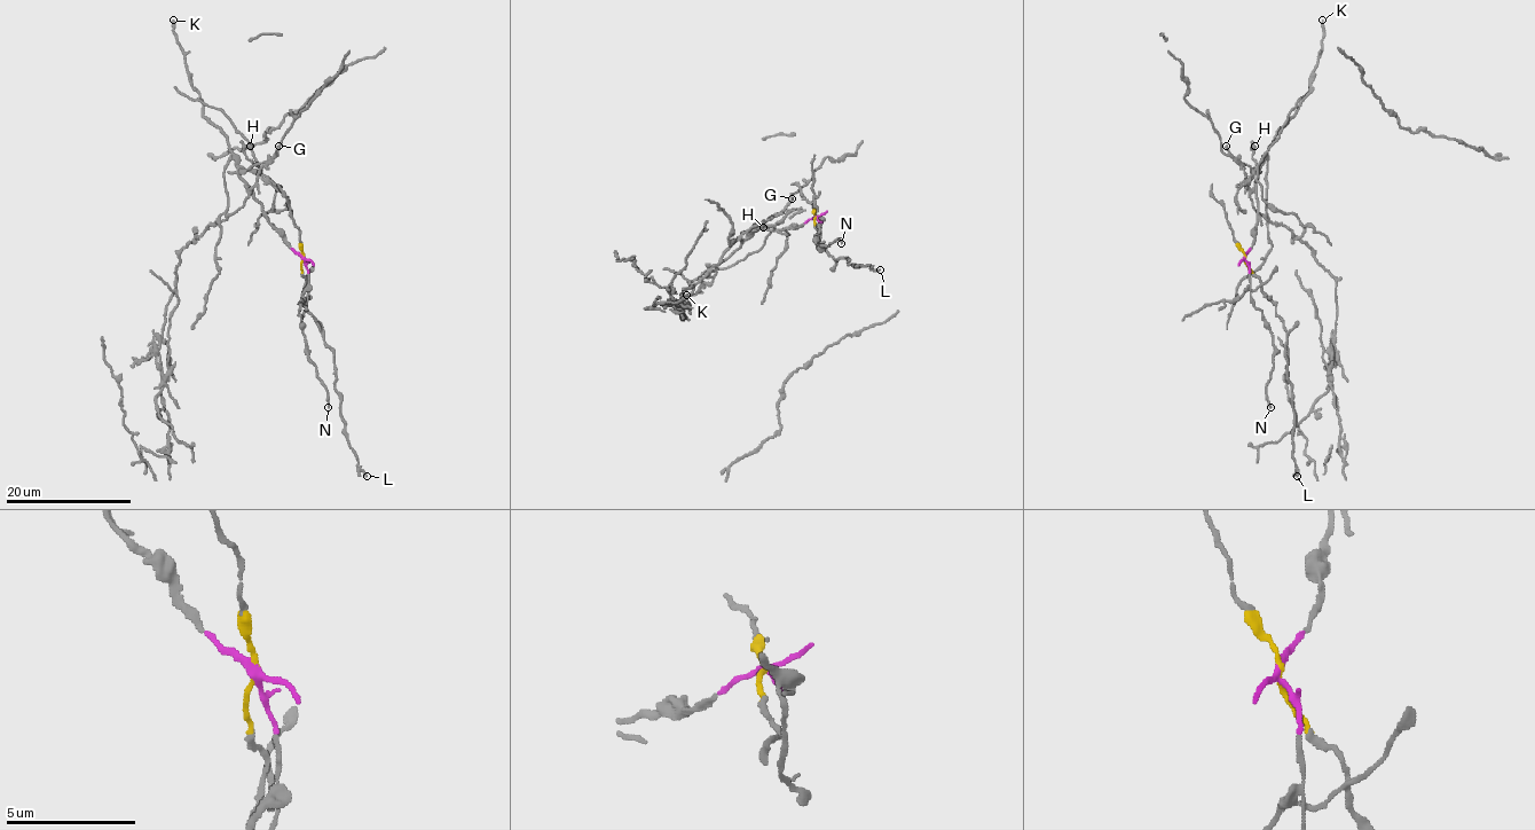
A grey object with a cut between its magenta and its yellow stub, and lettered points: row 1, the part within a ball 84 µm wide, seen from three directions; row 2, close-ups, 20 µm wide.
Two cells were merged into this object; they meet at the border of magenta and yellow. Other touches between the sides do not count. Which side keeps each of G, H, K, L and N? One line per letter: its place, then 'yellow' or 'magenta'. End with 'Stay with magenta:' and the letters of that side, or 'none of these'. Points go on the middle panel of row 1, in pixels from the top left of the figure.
G: (792, 198) | magenta
H: (763, 227) | magenta
K: (686, 295) | magenta
L: (880, 269) | yellow
N: (841, 243) | magenta
Stay with magenta: G, H, K, N

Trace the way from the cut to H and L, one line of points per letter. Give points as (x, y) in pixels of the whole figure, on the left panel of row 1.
H: (302, 258), (269, 221), (264, 206), (239, 177), (243, 172), (260, 170), (244, 153), (244, 148), (251, 147)
L: (302, 258), (304, 302), (324, 344), (333, 353), (336, 391), (340, 399), (345, 437), (357, 467), (367, 476)

